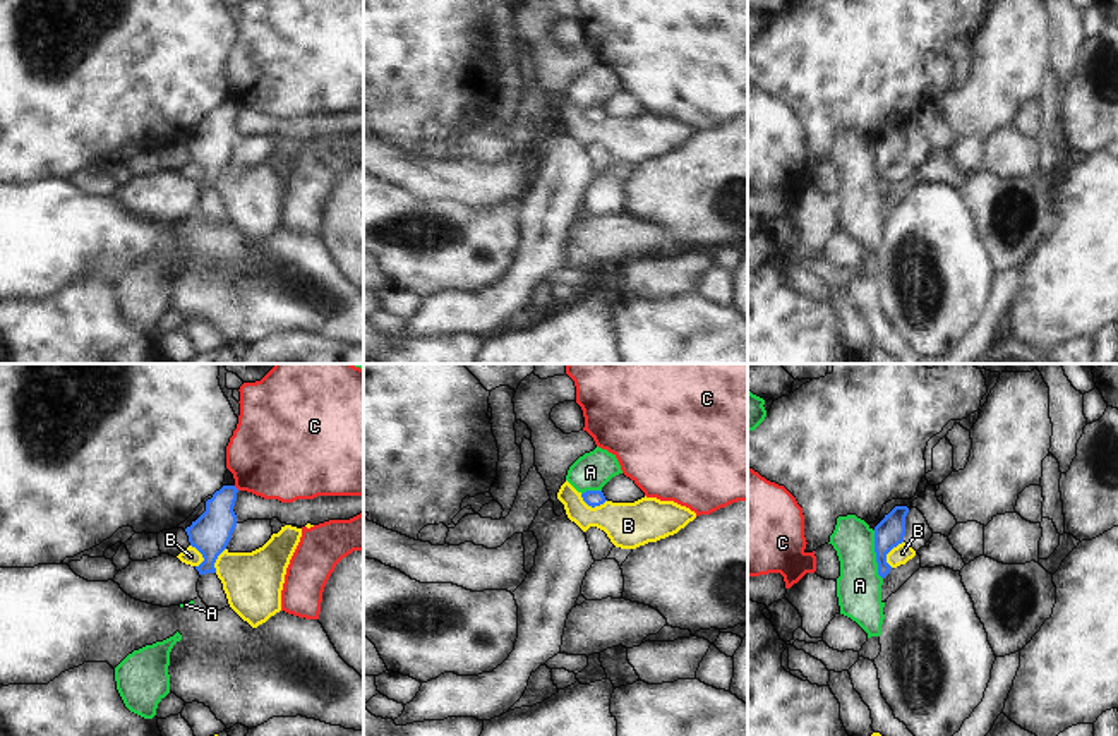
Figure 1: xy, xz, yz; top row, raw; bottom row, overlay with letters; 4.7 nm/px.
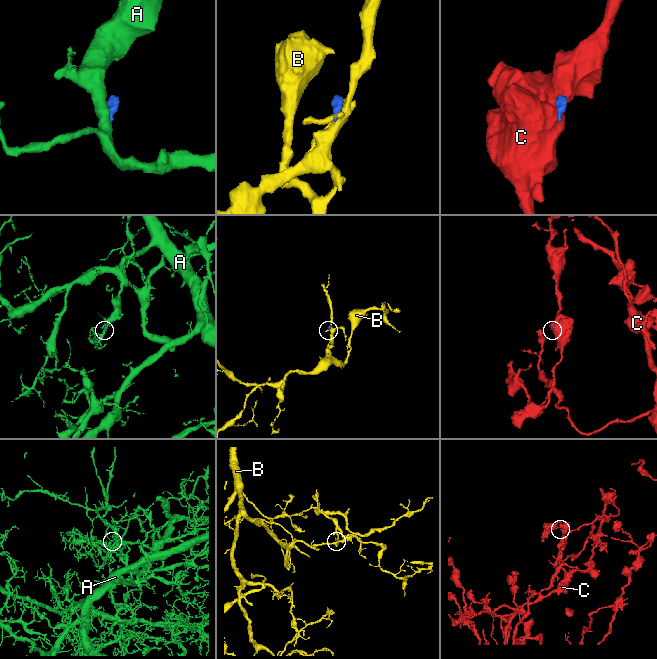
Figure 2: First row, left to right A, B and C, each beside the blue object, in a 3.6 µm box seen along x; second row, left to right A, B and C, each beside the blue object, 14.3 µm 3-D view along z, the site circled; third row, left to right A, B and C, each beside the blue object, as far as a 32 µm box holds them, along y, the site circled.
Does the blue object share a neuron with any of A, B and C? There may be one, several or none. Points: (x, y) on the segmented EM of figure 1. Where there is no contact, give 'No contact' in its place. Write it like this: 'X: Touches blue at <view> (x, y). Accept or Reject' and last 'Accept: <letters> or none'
A: Touches blue at yz (877, 555). Reject
B: Touches blue at xz (592, 506). Reject
C: Touches blue at xy (235, 488). Reject
Accept: none

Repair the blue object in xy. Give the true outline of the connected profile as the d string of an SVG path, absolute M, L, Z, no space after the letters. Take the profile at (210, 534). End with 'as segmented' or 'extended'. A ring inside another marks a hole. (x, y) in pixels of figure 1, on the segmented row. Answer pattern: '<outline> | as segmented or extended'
M223 486L206 501L206 511L185 528L190 546L204 558L199 566L161 554L147 561L130 561L113 582L132 599L153 606L170 607L197 599L199 578L216 573L214 563L237 527L233 511L237 492L235 486Z | extended

